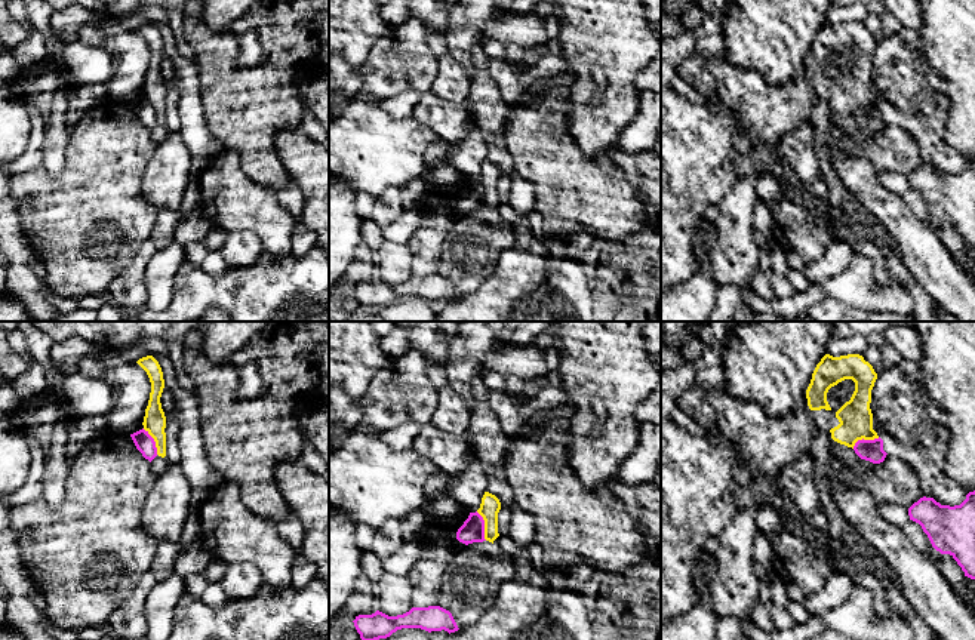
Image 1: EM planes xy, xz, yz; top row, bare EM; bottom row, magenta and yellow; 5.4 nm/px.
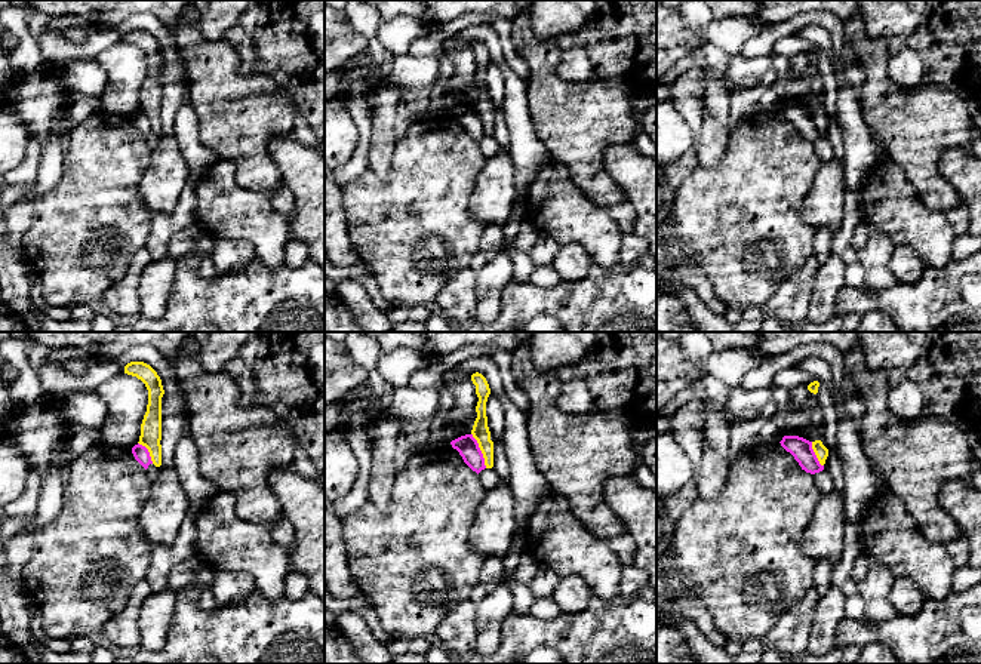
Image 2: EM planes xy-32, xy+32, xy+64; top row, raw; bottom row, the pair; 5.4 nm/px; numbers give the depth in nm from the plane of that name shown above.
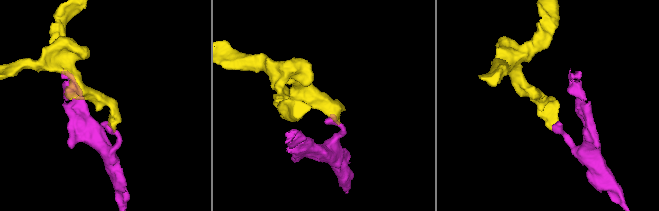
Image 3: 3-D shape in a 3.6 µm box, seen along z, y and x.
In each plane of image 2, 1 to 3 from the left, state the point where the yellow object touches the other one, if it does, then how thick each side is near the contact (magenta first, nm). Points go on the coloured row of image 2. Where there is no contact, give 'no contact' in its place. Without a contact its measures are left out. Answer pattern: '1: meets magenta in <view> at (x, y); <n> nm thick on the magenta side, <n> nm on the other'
1: meets magenta in xy-32 at (148, 452); 90 nm thick on the magenta side, 120 nm on the other
2: meets magenta in xy+32 at (480, 451); 120 nm thick on the magenta side, 100 nm on the other
3: meets magenta in xy+64 at (814, 454); 120 nm thick on the magenta side, 70 nm on the other

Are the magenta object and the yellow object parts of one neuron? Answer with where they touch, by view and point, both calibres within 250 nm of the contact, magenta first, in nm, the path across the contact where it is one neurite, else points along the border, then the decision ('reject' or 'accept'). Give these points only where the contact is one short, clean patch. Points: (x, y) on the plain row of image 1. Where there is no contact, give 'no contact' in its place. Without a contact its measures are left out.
xz (483, 194) | 130/110 nm | along xz (476, 180), (483, 188), (483, 205), (486, 208) | reject

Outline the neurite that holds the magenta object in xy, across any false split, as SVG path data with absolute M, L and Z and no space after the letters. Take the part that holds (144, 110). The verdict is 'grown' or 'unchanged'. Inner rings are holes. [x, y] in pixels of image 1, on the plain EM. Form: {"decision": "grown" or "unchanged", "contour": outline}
{"decision": "unchanged", "contour": "M144 96L130 102L136 117L150 130L157 124L157 116L154 107Z"}

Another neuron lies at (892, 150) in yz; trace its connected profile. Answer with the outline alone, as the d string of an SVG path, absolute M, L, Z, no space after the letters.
M889 121L883 130L874 132L870 139L865 139L859 132L848 129L843 148L848 154L865 157L879 176L883 173L910 176L925 164L920 148L911 133Z

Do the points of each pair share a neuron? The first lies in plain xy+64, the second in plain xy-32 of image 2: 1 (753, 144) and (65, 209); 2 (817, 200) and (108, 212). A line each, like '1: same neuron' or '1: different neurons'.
1: same neuron
2: different neurons

